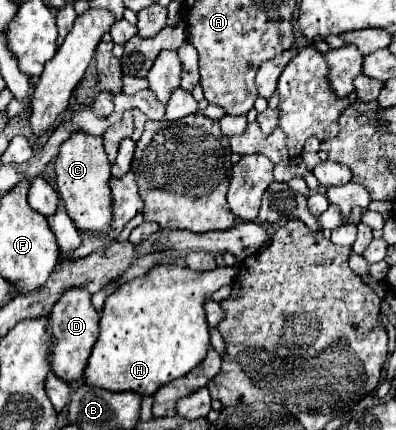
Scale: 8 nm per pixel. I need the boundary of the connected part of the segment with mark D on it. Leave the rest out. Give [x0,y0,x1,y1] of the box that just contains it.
[50,287,100,381]

